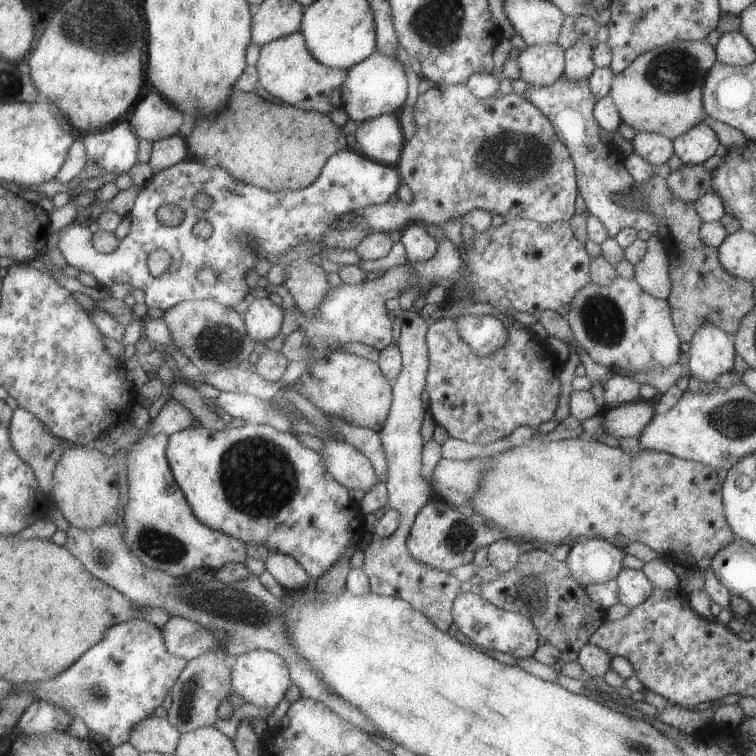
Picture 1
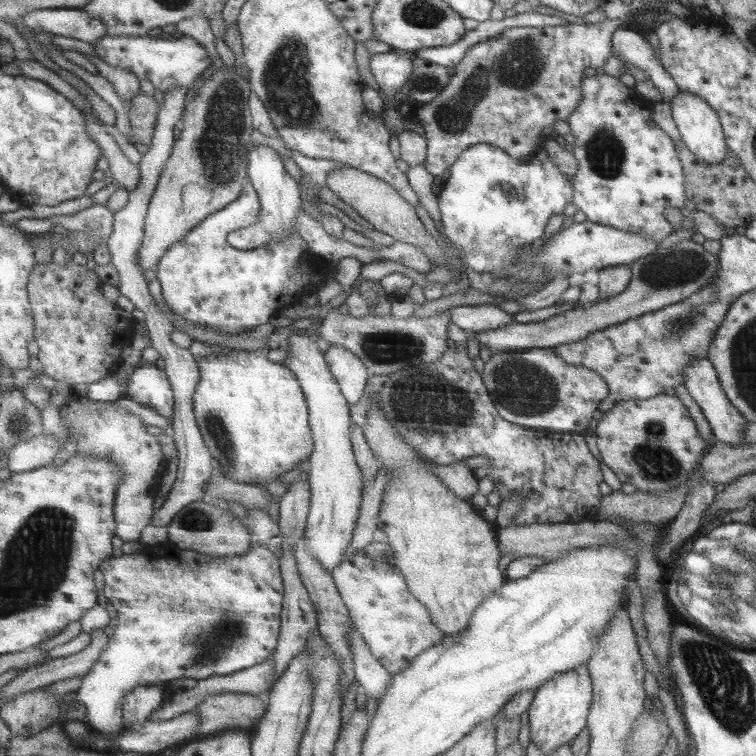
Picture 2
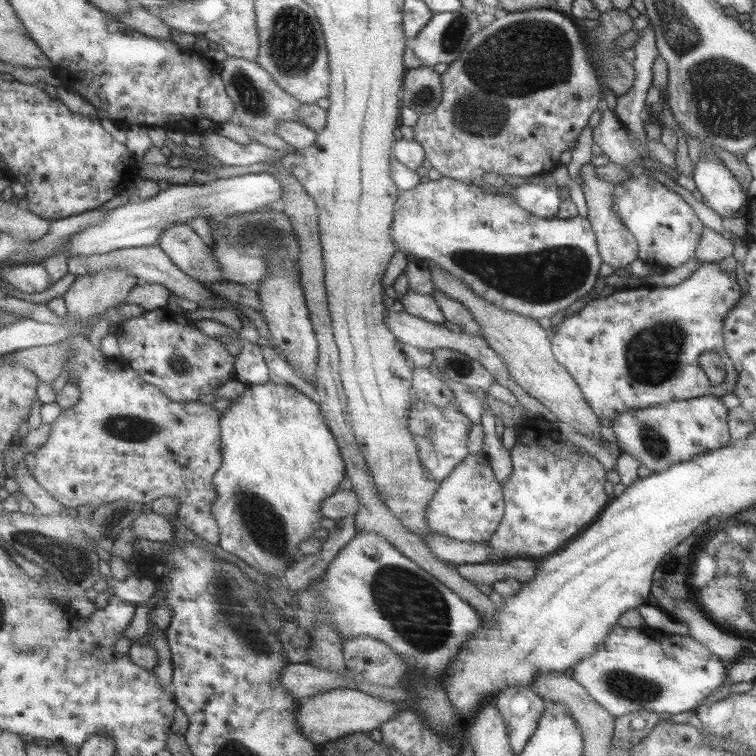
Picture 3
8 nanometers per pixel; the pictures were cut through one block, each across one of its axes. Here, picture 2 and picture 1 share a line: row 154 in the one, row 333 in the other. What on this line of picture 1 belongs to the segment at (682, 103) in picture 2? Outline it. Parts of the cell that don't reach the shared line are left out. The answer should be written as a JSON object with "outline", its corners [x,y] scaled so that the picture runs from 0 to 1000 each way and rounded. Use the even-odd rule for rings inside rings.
{"outline":[[[933,430],[918,439],[911,456],[911,476],[906,484],[911,497],[922,500],[927,509],[940,511],[950,497],[971,488],[970,443]]]}

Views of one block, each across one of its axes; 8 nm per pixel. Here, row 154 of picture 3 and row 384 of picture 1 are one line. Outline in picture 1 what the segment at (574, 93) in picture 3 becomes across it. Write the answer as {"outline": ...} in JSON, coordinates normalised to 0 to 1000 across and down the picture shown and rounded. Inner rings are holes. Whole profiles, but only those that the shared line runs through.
{"outline":[[[587,419],[586,422],[570,422],[566,425],[566,433],[563,437],[563,459],[566,463],[566,488],[563,492],[563,507],[561,508],[561,529],[563,537],[570,542],[575,561],[585,563],[597,579],[604,579],[604,582],[612,582],[612,585],[620,585],[623,587],[647,587],[660,582],[665,578],[671,578],[675,571],[684,566],[684,563],[713,563],[722,556],[729,556],[734,540],[737,540],[737,525],[739,522],[739,501],[738,495],[742,491],[742,479],[731,476],[729,466],[716,455],[714,448],[698,434],[679,434],[669,433],[672,437],[672,448],[657,466],[643,470],[642,472],[631,471],[619,458],[610,450],[606,443],[606,434],[601,425],[604,419]]]}

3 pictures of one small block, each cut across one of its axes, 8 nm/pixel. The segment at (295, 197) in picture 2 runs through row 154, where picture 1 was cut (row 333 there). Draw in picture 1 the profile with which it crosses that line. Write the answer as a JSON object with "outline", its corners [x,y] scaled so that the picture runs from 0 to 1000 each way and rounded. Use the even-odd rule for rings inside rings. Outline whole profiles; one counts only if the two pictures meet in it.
{"outline":[[[354,394],[339,396],[323,415],[328,440],[340,455],[361,450],[366,442],[372,442],[377,414],[372,403]]]}

